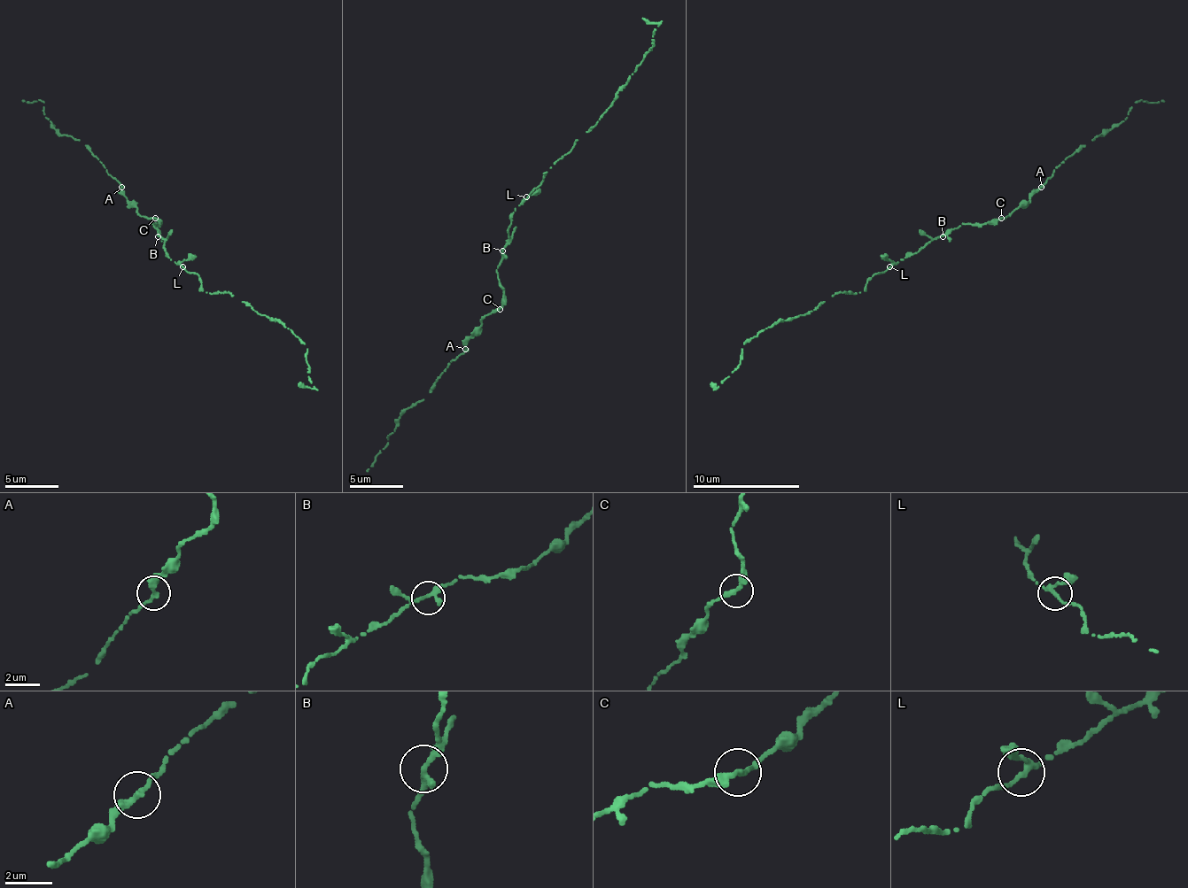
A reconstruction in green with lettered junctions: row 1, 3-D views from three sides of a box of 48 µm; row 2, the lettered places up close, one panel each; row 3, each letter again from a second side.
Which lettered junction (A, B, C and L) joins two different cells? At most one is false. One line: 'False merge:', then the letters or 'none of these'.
False merge: none of these

